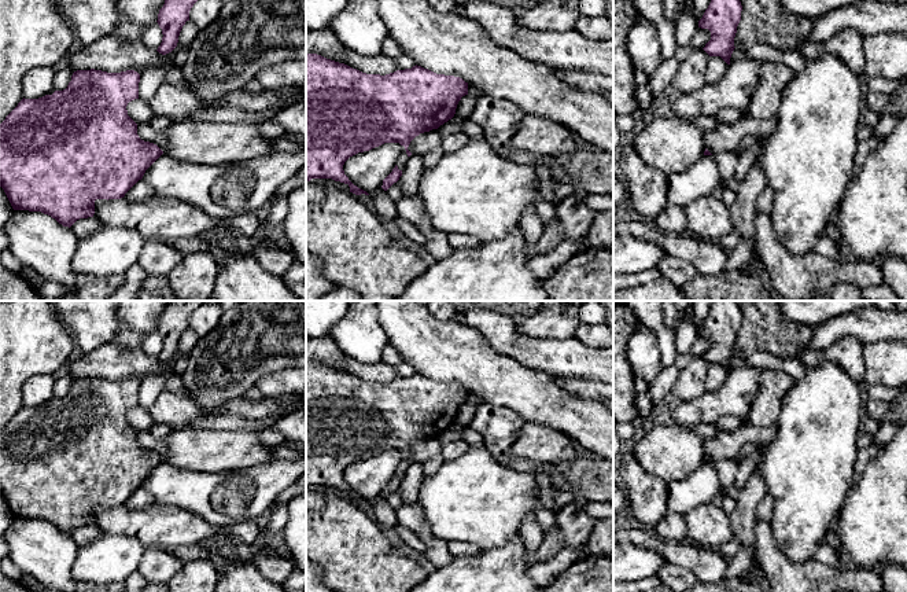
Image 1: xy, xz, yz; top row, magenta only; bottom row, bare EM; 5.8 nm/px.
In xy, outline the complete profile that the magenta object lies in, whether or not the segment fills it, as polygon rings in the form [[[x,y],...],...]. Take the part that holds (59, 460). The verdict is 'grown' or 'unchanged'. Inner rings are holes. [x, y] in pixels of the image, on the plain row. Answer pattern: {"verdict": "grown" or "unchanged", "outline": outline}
{"verdict": "unchanged", "outline": [[[77,378],[66,397],[18,411],[0,431],[0,494],[14,518],[41,519],[70,536],[80,526],[93,525],[96,507],[121,507],[143,486],[163,459],[141,448],[137,431],[128,423],[128,411],[139,407],[139,390],[134,378]]]}

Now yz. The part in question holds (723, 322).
{"verdict": "unchanged", "outline": [[[712,301],[711,310],[698,335],[711,339],[711,348],[703,356],[709,364],[720,364],[727,372],[734,358],[734,345],[741,328],[742,313],[735,301]]]}

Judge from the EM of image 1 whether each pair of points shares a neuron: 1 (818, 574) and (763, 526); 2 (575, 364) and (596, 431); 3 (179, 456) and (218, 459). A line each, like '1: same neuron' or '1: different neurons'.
1: same neuron
2: different neurons
3: same neuron

